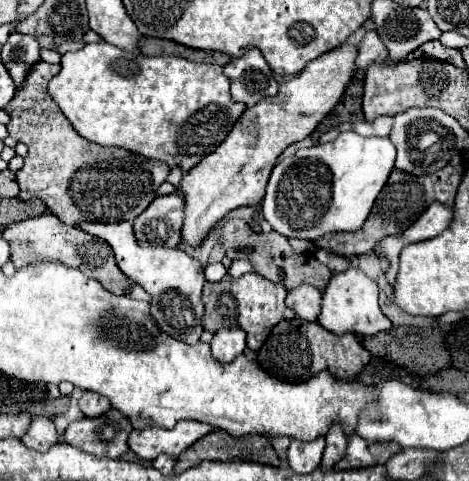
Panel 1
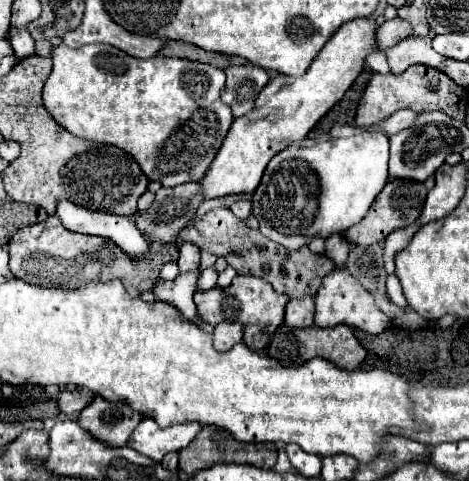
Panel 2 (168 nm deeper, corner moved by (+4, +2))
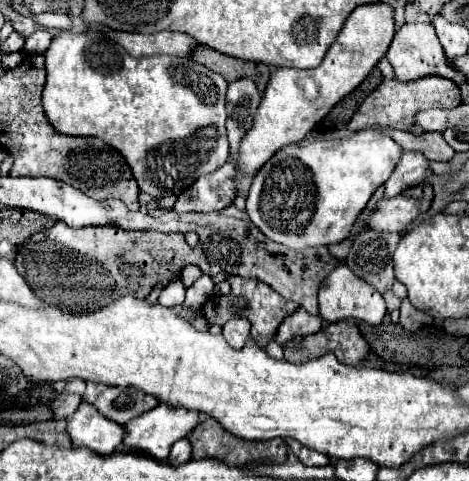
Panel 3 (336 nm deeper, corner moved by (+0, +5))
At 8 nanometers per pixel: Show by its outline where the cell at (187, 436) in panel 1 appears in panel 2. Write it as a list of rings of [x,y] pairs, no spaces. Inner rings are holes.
[[[143,418],[139,426],[133,430],[127,446],[131,446],[143,456],[149,456],[155,462],[161,462],[165,454],[179,452],[183,446],[187,446],[199,430],[201,426],[197,422],[161,428],[153,418]]]

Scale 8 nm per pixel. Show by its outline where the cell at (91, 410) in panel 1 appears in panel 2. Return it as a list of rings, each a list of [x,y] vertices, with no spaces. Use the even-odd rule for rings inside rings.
[[[63,390],[57,398],[57,404],[59,404],[59,410],[63,414],[71,414],[71,412],[81,412],[83,406],[87,406],[91,402],[91,398],[81,392],[81,390]]]

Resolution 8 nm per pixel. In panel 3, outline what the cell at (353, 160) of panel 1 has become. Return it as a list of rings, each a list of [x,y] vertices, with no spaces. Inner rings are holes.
[[[357,131],[345,139],[289,145],[255,175],[247,197],[251,223],[289,249],[329,245],[347,239],[371,195],[389,179],[401,147],[381,131]]]

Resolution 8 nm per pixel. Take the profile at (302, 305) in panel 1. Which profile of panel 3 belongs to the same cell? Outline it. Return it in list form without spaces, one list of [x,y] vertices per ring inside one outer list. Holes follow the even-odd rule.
[[[299,307],[299,309],[295,309],[291,315],[287,315],[283,319],[283,323],[277,329],[275,339],[277,339],[277,343],[283,345],[291,337],[311,335],[311,333],[321,329],[319,323],[323,323],[323,319],[319,315],[309,315],[307,311],[303,311],[303,307]]]

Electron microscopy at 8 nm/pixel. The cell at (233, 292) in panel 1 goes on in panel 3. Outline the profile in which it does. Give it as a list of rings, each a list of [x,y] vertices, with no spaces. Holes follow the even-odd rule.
[[[231,275],[227,277],[229,283],[231,283],[231,293],[229,295],[215,295],[211,297],[205,305],[203,305],[203,317],[209,321],[209,323],[217,323],[217,325],[225,325],[231,317],[245,317],[251,321],[251,339],[259,345],[259,347],[265,347],[279,323],[285,319],[285,315],[289,315],[291,311],[295,311],[299,305],[295,301],[287,301],[285,297],[281,297],[275,289],[271,289],[267,283],[263,281],[257,281],[257,279],[243,279],[239,275]]]

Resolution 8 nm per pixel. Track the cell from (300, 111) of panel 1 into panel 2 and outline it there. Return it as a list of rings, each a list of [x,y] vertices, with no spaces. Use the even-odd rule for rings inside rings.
[[[369,18],[349,20],[329,38],[329,42],[323,46],[323,50],[317,54],[303,76],[293,78],[277,74],[275,78],[271,78],[259,92],[253,110],[233,122],[219,154],[215,156],[215,162],[211,164],[211,170],[207,170],[207,178],[201,180],[205,200],[253,192],[269,160],[289,144],[301,142],[309,134],[309,130],[351,88],[351,84],[363,70],[367,54],[371,54],[377,46],[375,32],[377,24]]]

